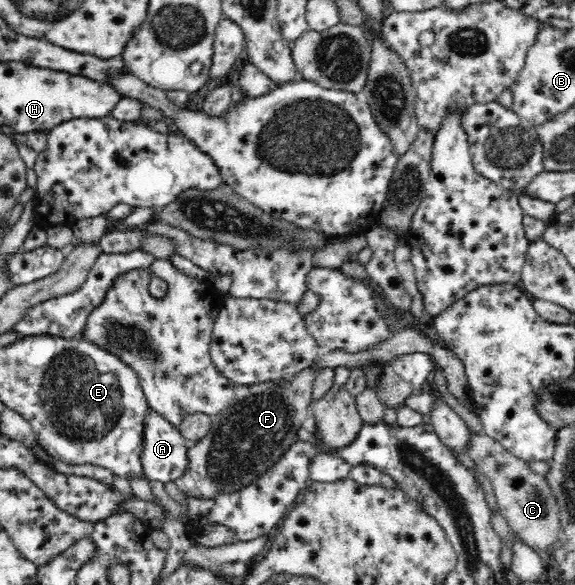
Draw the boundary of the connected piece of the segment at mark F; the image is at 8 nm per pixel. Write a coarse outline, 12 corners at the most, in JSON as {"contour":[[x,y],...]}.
{"contour":[[317,366],[236,386],[188,445],[185,495],[238,491],[311,419]]}

